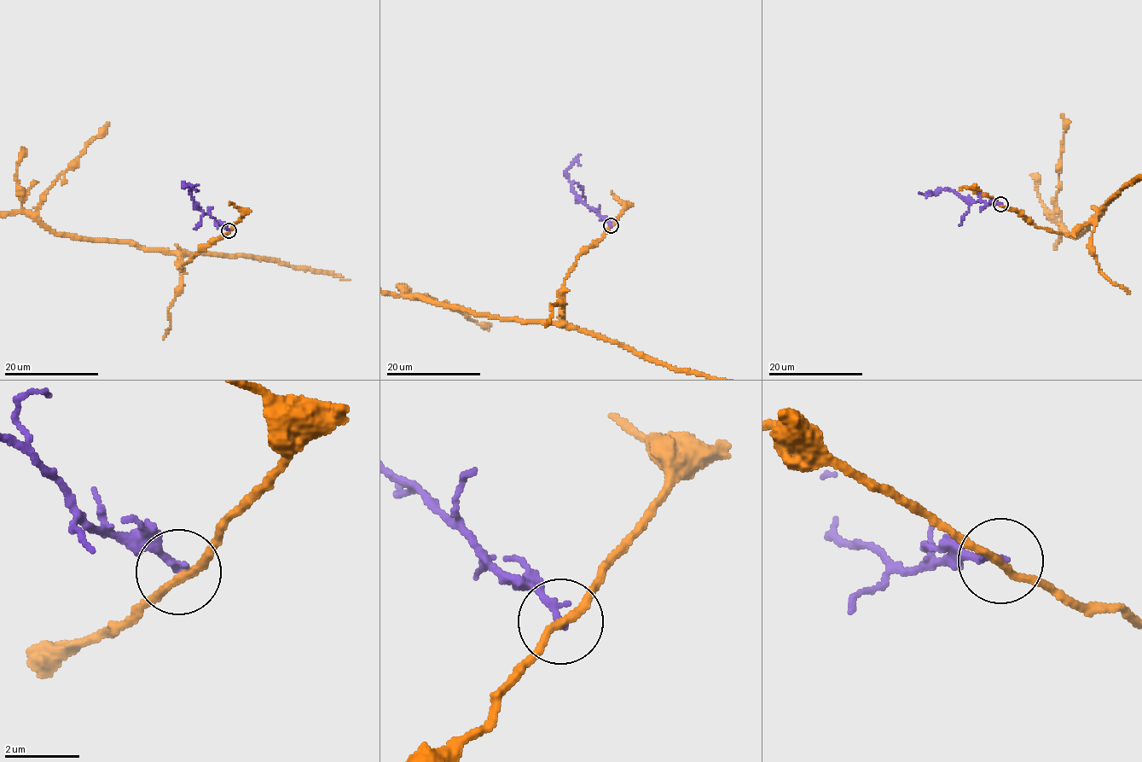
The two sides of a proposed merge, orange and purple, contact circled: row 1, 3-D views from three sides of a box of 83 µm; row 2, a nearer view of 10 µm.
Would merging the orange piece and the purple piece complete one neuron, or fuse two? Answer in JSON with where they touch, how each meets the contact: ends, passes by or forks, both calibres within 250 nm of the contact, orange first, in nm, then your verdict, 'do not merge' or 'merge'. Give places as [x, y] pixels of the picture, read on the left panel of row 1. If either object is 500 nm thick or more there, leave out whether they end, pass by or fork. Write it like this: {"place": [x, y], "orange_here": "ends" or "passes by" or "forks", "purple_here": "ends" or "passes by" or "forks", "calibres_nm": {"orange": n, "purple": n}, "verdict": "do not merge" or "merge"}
{"place": [228, 230], "orange_here": "passes by", "purple_here": "ends", "calibres_nm": {"orange": 190, "purple": 200}, "verdict": "do not merge"}

